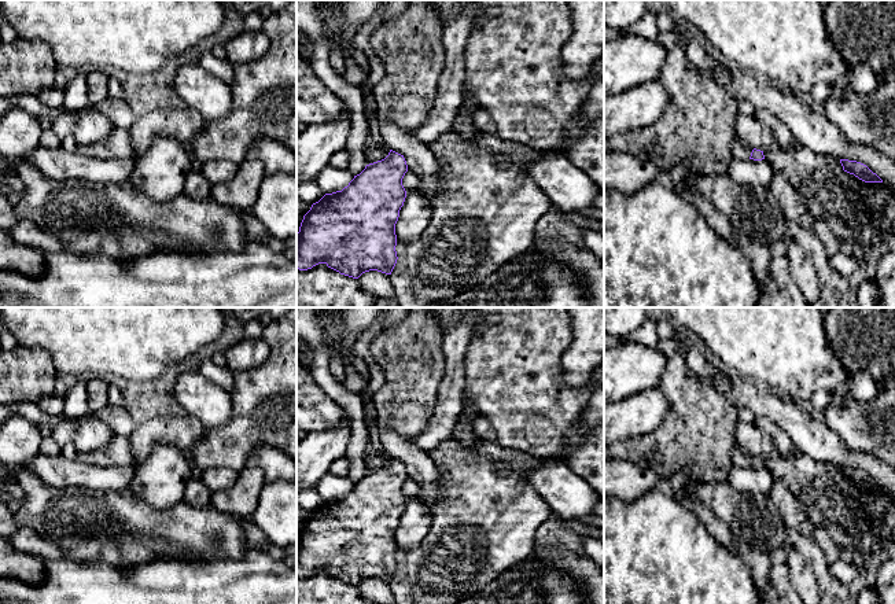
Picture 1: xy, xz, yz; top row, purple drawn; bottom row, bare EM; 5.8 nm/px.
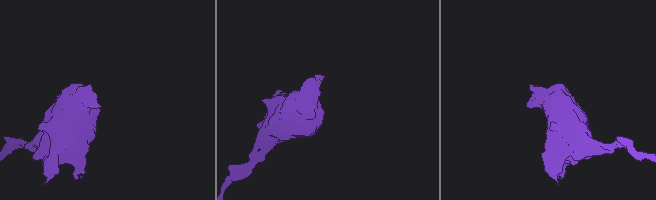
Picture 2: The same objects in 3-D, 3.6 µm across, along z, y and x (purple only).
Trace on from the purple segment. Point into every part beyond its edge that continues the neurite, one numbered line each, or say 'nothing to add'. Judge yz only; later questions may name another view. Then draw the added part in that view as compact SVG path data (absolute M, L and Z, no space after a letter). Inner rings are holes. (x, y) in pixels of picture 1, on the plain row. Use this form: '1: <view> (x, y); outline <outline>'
1: yz (740, 457); outline M736 446L733 448L732 461L736 467L749 467L752 456L749 456L745 450Z

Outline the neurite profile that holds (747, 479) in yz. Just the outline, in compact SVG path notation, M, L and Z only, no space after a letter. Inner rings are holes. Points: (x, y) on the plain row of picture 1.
M733 465L728 482L733 486L734 490L747 493L747 494L766 494L770 491L773 482L774 482L773 474L762 467L762 468L754 468L754 467L736 467Z

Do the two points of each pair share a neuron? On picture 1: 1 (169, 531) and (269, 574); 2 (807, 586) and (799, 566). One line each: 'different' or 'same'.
1: different
2: same

